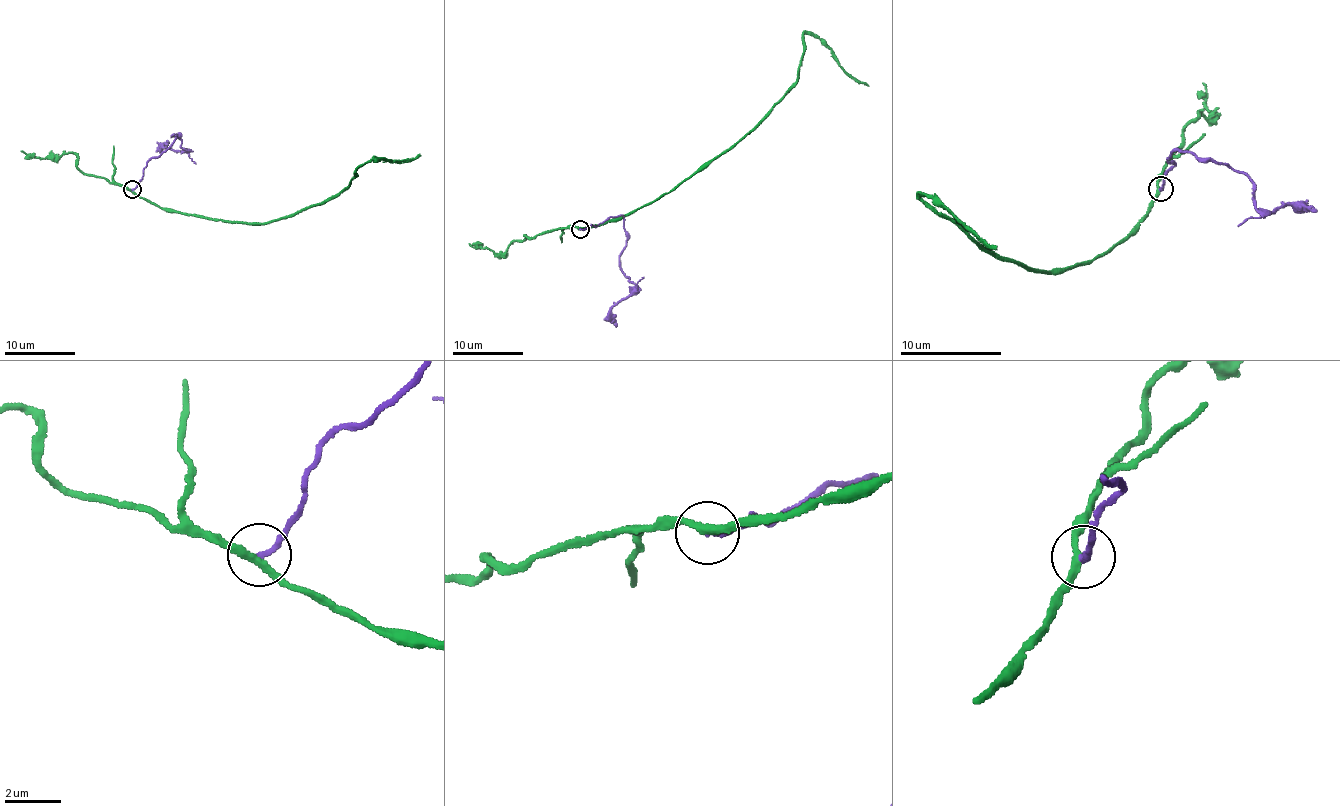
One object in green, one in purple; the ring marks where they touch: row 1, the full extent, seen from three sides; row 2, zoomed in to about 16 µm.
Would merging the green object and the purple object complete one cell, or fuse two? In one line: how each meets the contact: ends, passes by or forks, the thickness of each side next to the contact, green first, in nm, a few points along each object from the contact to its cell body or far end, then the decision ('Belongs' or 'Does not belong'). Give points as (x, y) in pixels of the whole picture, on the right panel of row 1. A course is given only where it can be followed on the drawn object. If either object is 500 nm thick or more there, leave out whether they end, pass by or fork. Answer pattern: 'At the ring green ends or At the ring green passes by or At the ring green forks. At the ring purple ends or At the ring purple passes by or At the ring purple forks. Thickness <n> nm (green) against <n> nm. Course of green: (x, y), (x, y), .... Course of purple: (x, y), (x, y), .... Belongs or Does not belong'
At the ring green passes by. At the ring purple ends. Thickness 240 nm (green) against 200 nm. Course of green: (1160, 189), (1129, 237), (1089, 265), (1056, 274), (1020, 266), (936, 213), (921, 197), (941, 201), (997, 249). Course of purple: (1160, 189), (1175, 163), (1167, 157), (1177, 150), (1241, 171), (1259, 208), (1307, 204), (1317, 212). Belongs

